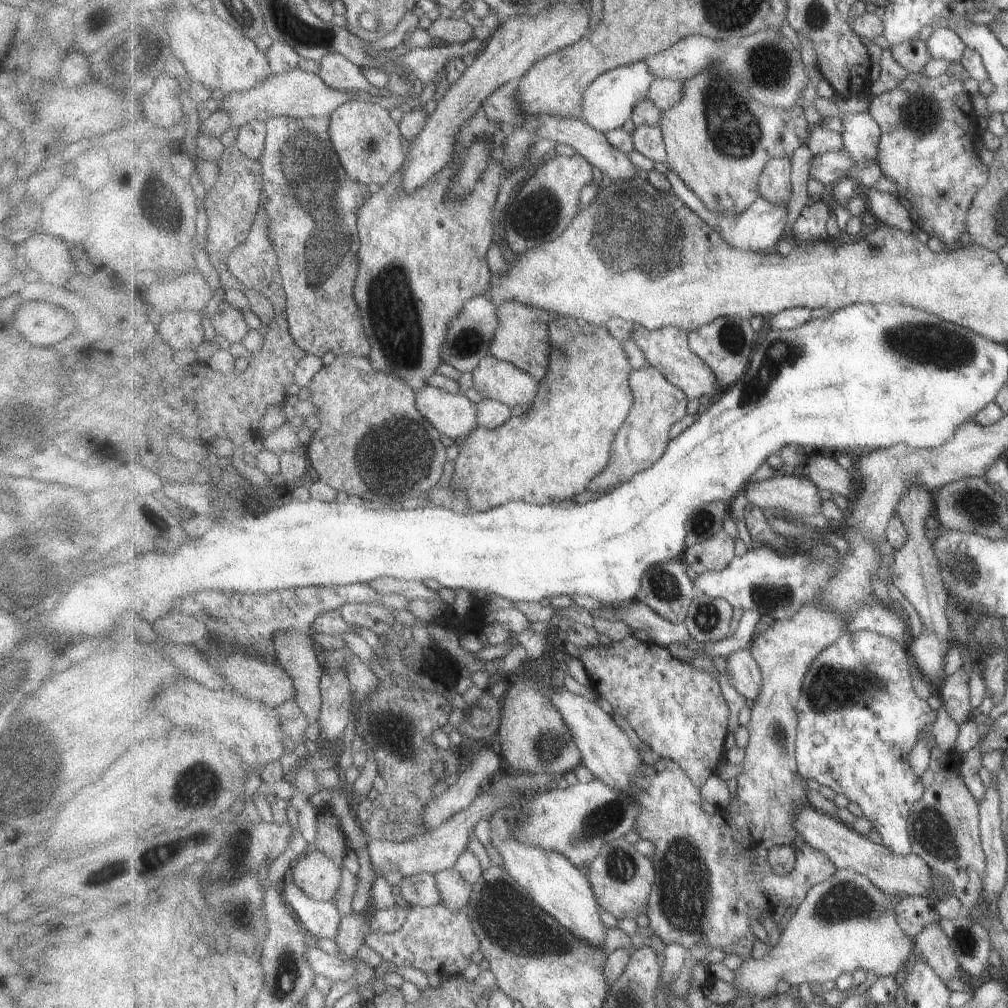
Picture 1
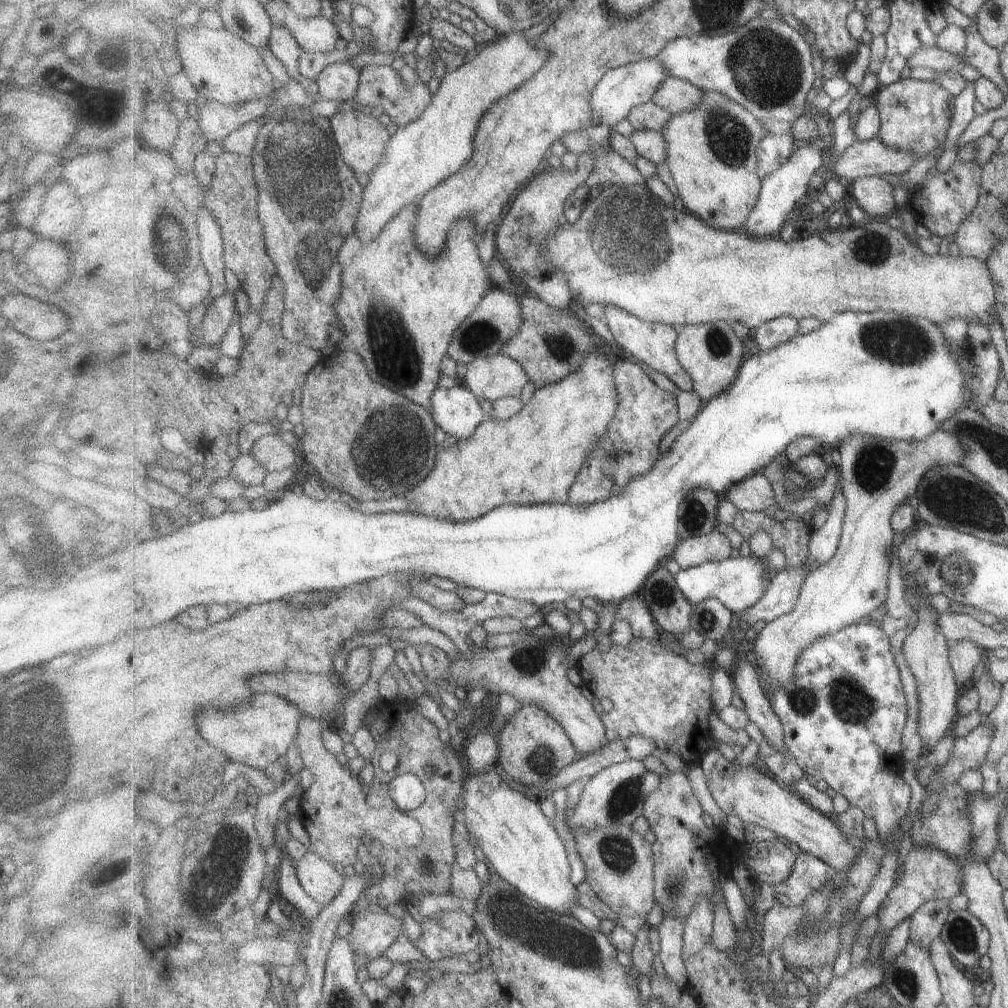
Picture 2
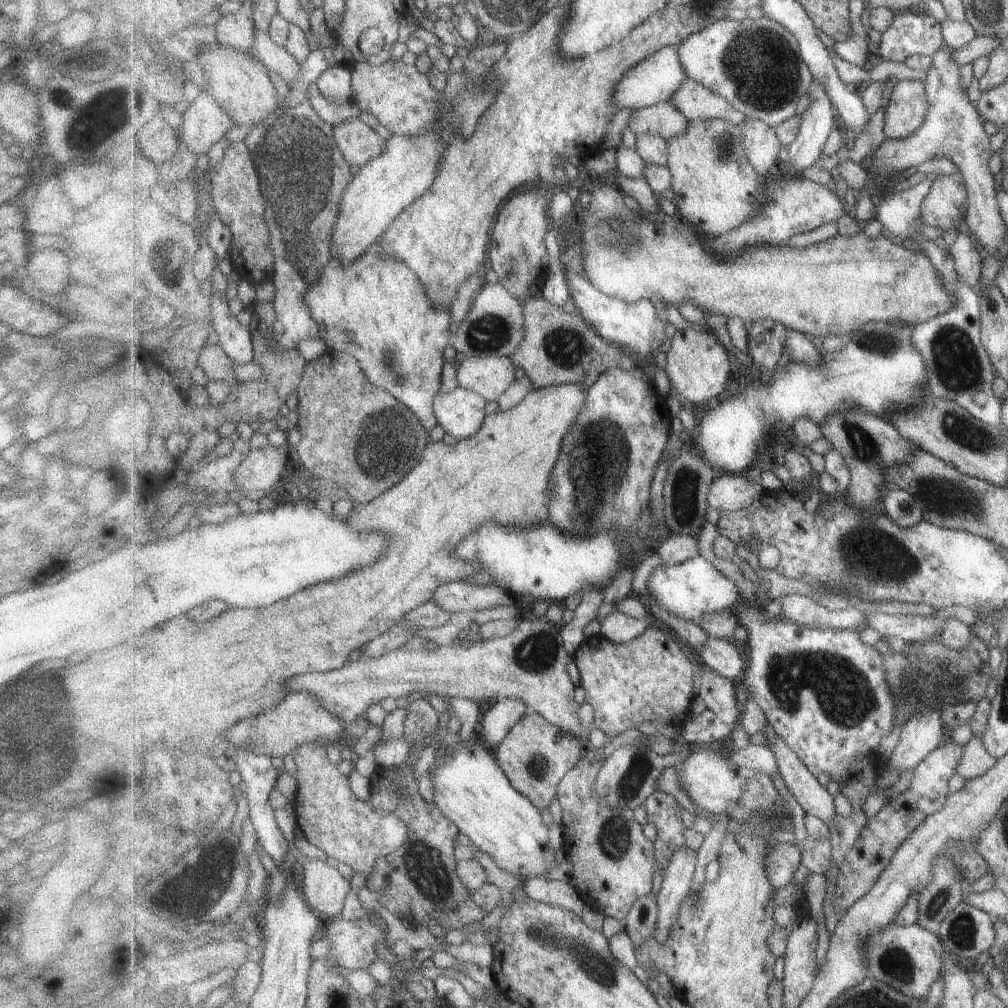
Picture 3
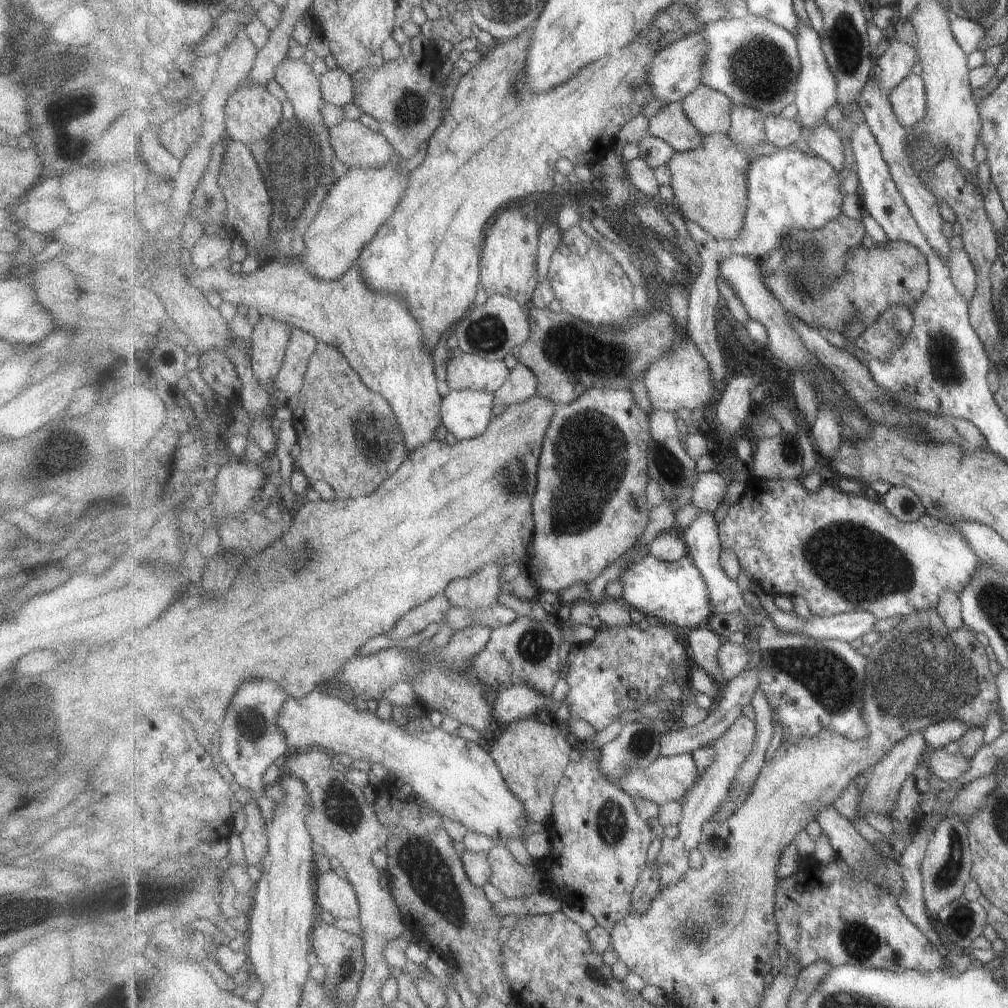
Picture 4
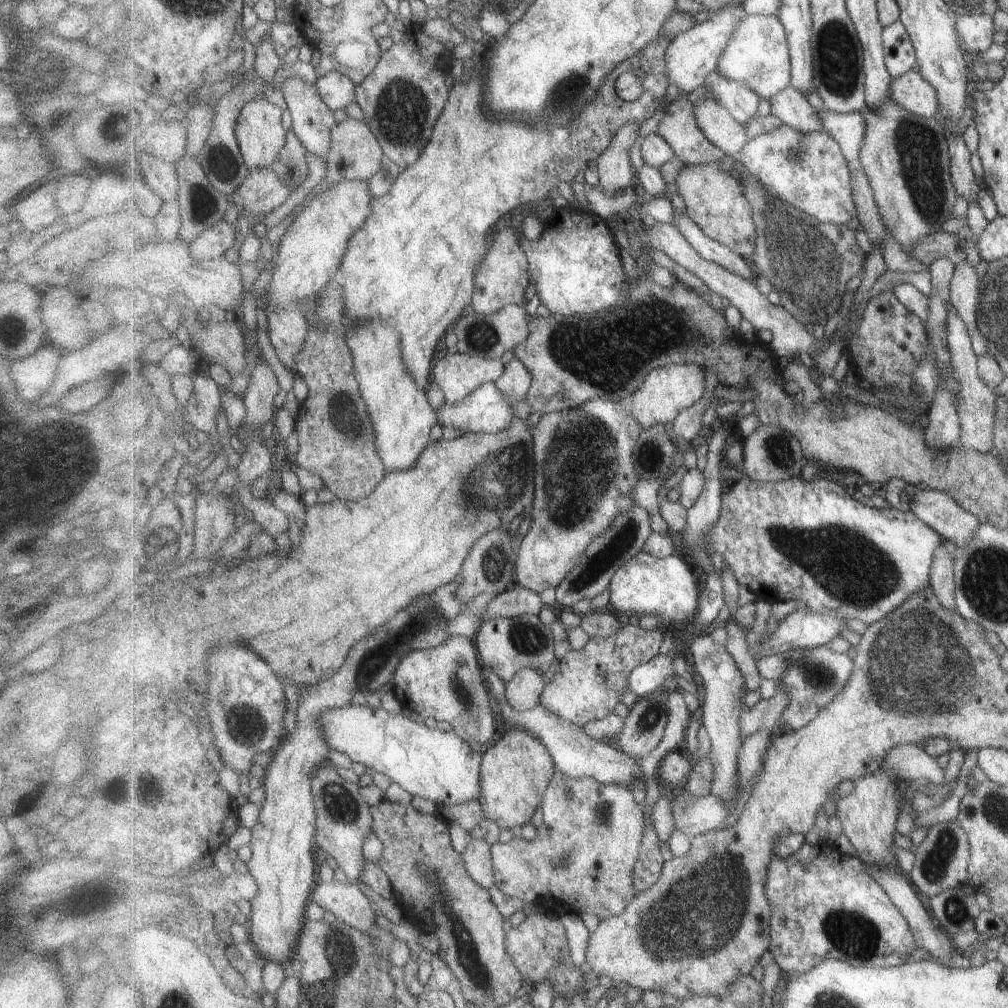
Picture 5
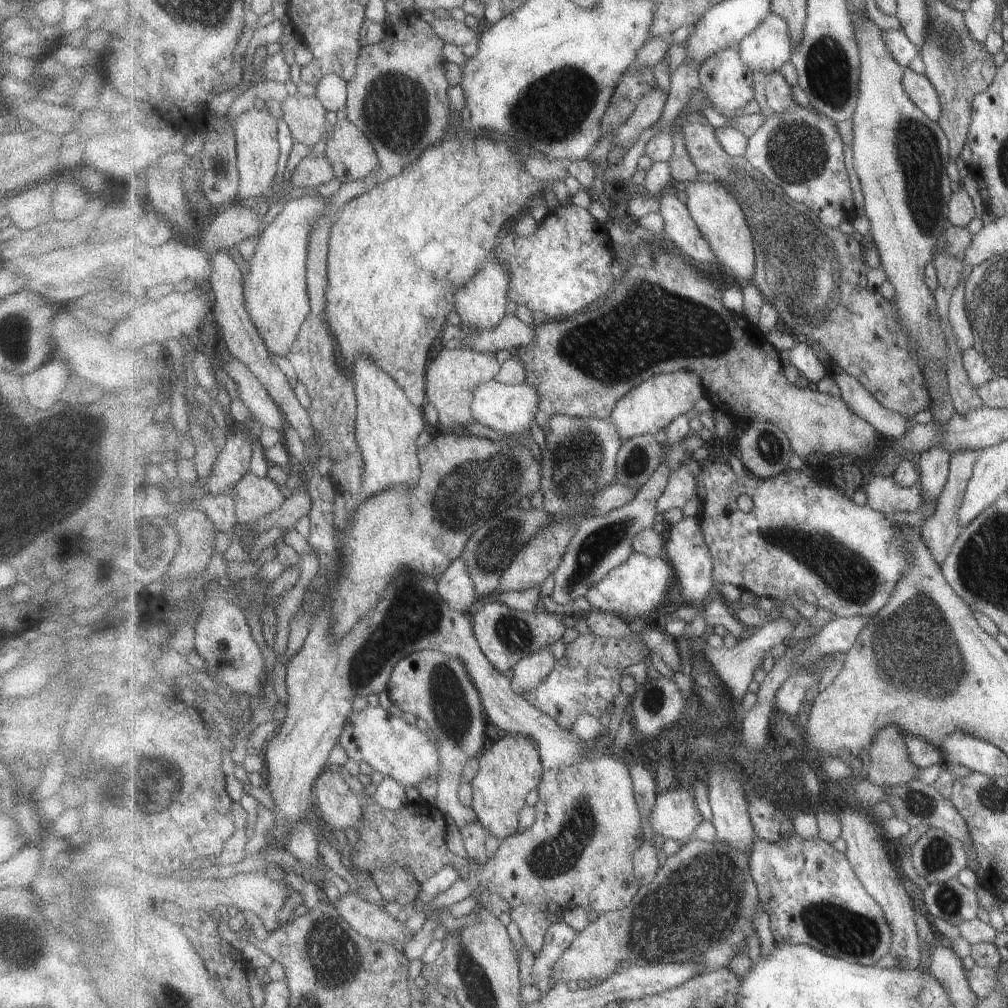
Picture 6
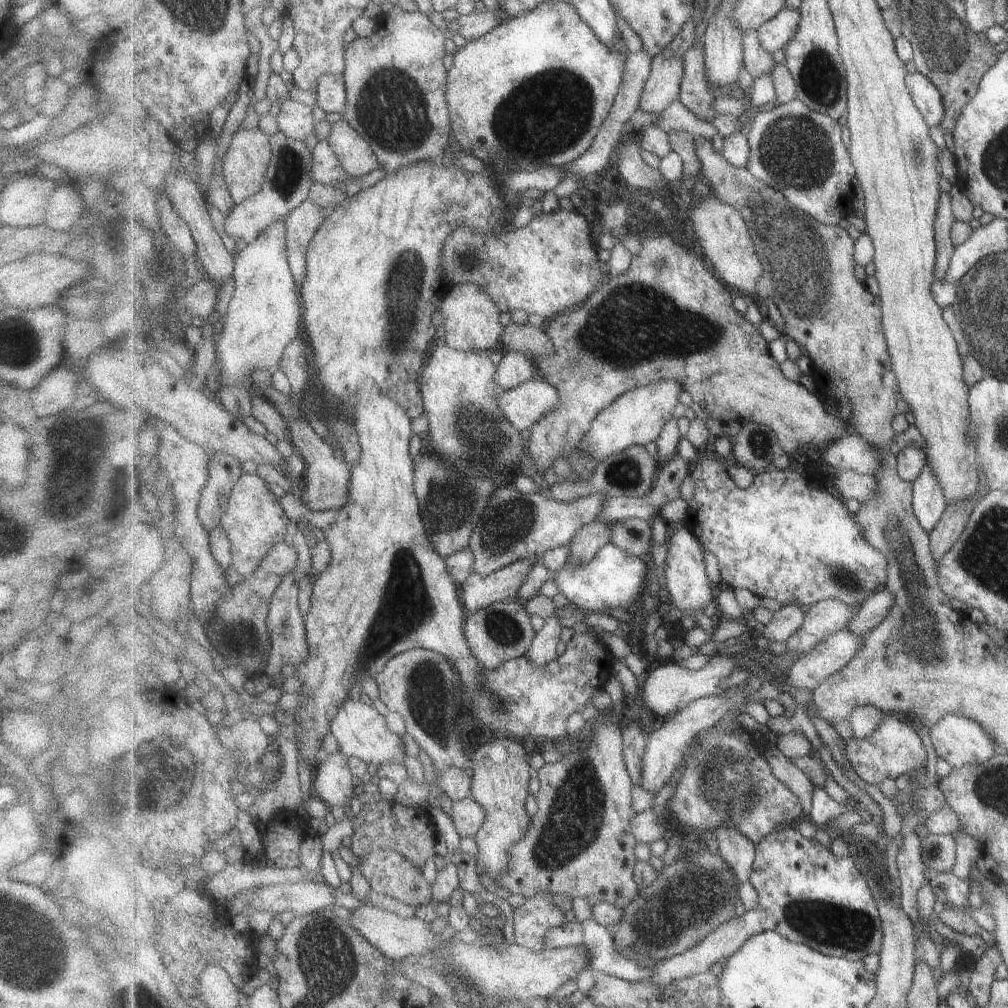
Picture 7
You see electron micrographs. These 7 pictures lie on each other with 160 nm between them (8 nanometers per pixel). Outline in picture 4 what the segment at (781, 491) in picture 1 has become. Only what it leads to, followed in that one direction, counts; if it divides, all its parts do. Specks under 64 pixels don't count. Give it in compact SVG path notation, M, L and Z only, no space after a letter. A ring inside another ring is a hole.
M718 470L701 473L694 486L692 503L701 511L715 512L725 500L729 483Z

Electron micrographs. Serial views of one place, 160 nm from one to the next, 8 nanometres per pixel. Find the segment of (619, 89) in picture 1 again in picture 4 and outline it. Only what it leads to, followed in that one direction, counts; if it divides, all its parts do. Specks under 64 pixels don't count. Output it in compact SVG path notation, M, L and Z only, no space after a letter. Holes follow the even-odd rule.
M701 31L691 33L669 45L653 58L648 66L648 80L652 85L654 98L665 100L667 103L682 101L702 84L704 74L704 58L708 54L708 44L704 41Z

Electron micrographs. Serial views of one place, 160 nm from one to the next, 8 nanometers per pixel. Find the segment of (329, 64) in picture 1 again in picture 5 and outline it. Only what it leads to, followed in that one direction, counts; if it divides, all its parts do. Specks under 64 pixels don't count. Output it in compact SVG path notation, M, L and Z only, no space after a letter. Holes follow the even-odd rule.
M332 71L316 81L320 95L331 110L347 108L351 102L356 102L356 83L352 78L339 71Z

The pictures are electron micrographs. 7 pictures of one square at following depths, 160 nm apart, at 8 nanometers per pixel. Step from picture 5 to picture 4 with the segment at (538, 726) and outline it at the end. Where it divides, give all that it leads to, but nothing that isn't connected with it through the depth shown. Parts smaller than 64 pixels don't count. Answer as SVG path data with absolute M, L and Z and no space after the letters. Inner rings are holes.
M693 753L672 757L661 755L649 768L630 768L621 779L613 782L634 797L647 799L662 805L669 801L682 801L689 790L696 785L696 782L700 781L702 772L700 767L697 766Z

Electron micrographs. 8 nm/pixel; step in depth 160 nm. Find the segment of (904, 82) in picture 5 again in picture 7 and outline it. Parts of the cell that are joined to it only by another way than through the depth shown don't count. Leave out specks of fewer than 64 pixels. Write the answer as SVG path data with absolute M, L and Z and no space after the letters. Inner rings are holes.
M922 72L909 73L906 83L913 100L924 114L928 125L938 127L945 116L945 103L943 95L936 83Z

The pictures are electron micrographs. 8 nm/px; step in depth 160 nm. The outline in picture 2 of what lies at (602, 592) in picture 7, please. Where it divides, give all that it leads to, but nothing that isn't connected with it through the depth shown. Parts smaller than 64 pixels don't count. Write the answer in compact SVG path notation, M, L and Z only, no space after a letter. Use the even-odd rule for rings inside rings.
M750 554L747 557L729 557L722 561L704 562L688 569L681 568L674 577L678 587L693 606L708 598L717 598L737 614L745 612L765 596L770 578L776 574L770 567L766 560Z

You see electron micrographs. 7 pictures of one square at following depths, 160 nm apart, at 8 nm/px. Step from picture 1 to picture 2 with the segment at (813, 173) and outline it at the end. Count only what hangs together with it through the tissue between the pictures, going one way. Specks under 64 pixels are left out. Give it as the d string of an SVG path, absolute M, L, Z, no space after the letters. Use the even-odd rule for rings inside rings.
M878 136L868 141L855 141L827 167L828 176L854 181L865 175L900 175L919 158L914 151L887 146Z

